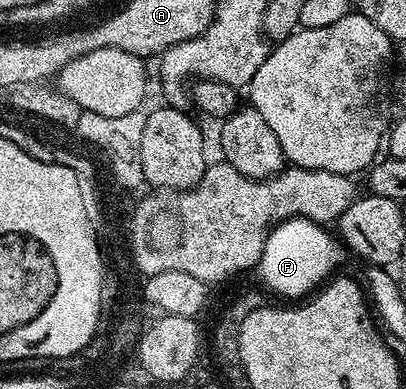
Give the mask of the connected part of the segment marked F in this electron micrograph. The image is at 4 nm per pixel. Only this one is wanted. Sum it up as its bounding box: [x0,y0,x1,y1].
[257,218,347,300]

